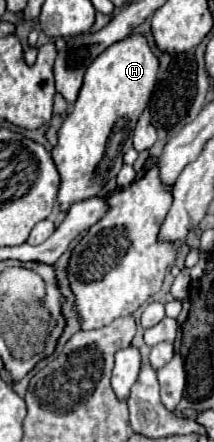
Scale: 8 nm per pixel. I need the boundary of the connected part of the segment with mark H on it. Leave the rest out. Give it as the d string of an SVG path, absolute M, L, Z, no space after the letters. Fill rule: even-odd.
M131 33L123 41L117 41L89 65L79 97L59 129L59 143L51 151L61 177L57 193L59 209L67 211L75 201L99 195L103 185L115 179L123 165L123 153L131 147L133 127L153 95L157 73L159 59L143 33ZM117 131L123 131L123 141L113 147L109 143Z

